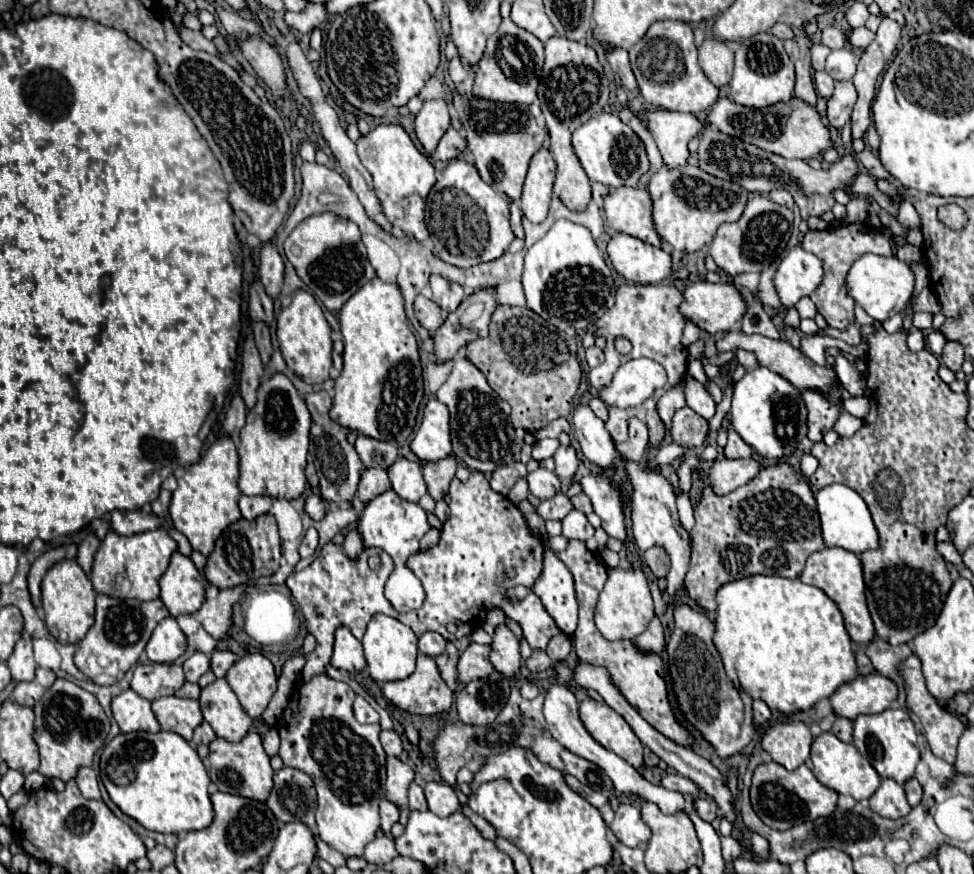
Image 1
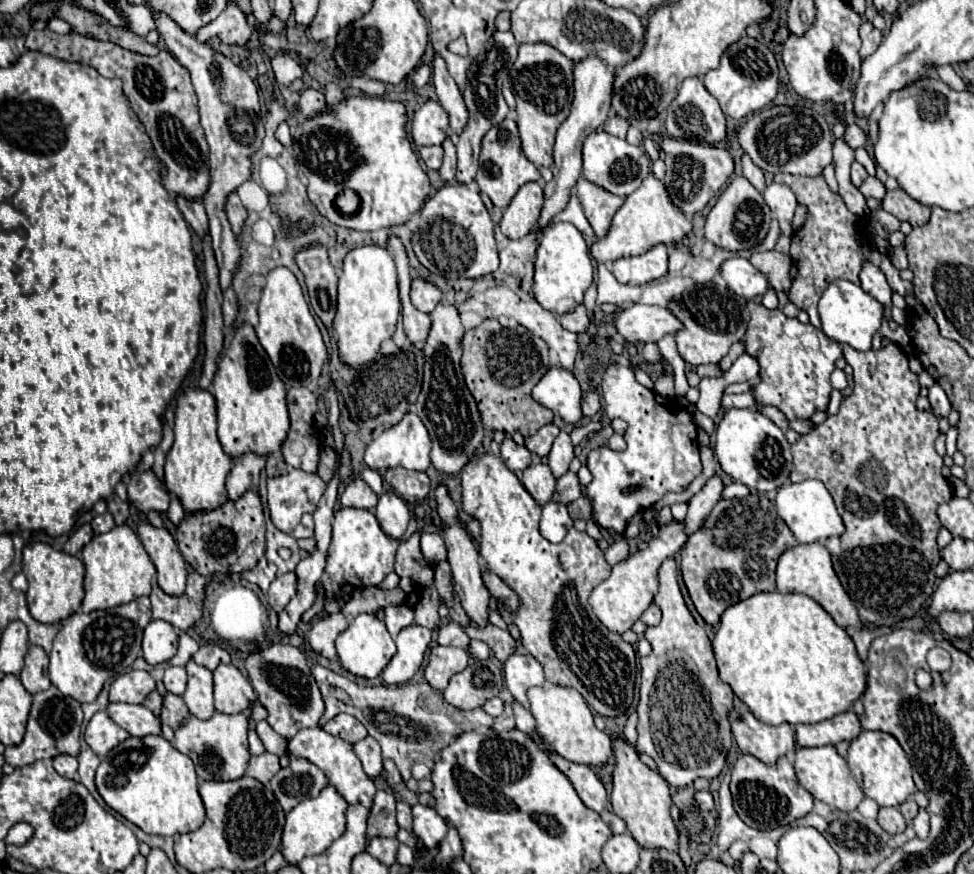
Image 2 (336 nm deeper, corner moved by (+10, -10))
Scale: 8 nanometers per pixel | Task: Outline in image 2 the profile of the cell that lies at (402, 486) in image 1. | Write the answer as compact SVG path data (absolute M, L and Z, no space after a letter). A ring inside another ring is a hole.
M384 492L378 498L378 506L376 506L376 518L380 528L384 530L384 534L392 540L400 540L402 534L406 532L408 520L410 520L410 510L406 506L406 502L394 494L394 492Z

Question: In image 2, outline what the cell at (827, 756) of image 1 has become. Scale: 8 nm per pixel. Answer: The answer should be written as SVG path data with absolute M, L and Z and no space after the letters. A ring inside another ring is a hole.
M820 746L820 748L800 748L796 752L796 762L794 762L794 770L798 776L798 782L818 800L826 802L828 806L832 806L834 810L844 810L844 812L852 812L856 810L856 806L864 800L862 790L858 788L854 776L850 776L848 764L846 760L836 752L834 746Z

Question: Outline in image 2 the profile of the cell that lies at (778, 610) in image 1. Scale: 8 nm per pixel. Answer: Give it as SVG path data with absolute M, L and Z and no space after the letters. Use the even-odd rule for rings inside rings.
M760 592L730 606L722 614L712 648L716 654L720 680L730 684L734 694L750 708L750 712L766 724L828 720L830 716L848 712L866 690L864 662L858 658L852 638L820 604L804 594Z

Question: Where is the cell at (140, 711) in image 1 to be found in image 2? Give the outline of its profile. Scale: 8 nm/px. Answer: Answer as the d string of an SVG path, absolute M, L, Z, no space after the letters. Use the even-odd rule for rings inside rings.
M96 712L92 716L92 720L88 722L88 746L92 748L92 752L100 758L104 758L114 746L118 746L122 740L128 738L128 732L118 728L118 724L114 724L106 712Z

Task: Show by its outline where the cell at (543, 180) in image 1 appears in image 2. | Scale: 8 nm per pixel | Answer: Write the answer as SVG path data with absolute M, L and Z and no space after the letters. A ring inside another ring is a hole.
M540 182L524 184L504 210L504 216L500 220L502 234L508 238L524 238L536 226L542 204L544 194Z

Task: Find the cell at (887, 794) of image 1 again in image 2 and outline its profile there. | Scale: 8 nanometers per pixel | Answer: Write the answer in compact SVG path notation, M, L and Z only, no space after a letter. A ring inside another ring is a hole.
M880 808L878 814L878 824L888 832L888 834L900 834L906 830L906 820L900 814L898 808Z

